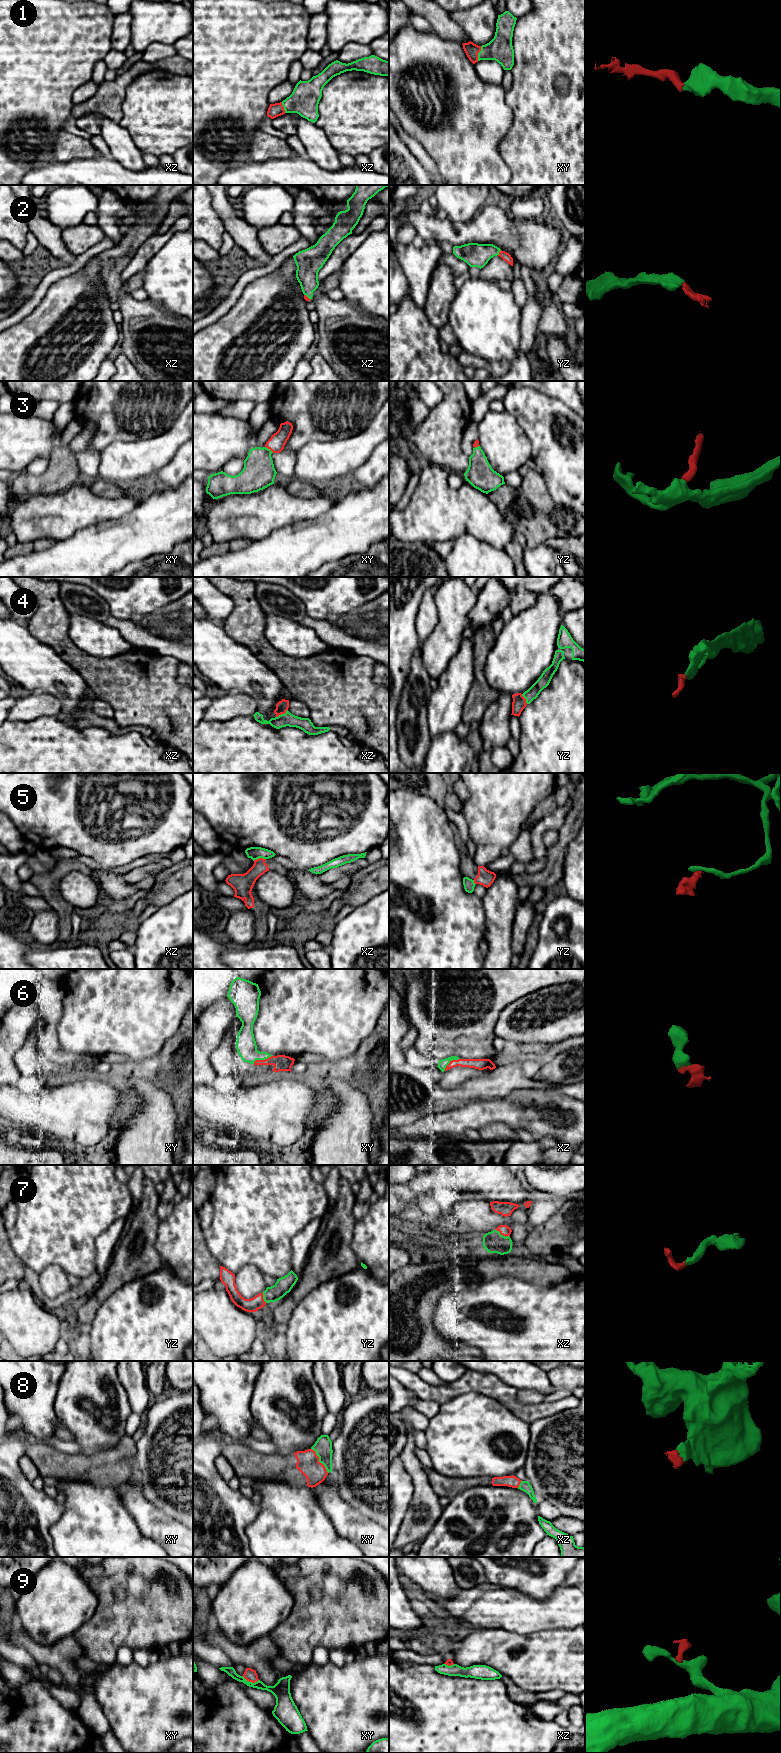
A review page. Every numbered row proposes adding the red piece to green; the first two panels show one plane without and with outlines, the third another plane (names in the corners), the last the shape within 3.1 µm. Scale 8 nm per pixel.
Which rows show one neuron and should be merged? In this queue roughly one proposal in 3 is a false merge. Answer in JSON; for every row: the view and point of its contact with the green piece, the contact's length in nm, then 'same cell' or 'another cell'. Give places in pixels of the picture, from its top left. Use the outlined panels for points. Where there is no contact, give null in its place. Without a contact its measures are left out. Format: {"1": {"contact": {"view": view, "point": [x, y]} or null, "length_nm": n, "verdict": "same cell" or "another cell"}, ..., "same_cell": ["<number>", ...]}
{"1": {"contact": {"view": "xy", "point": [478, 53]}, "length_nm": 120, "verdict": "same cell"}, "2": {"contact": {"view": "yz", "point": [498, 253]}, "length_nm": 50, "verdict": "same cell"}, "3": {"contact": {"view": "xy", "point": [269, 449]}, "length_nm": 90, "verdict": "same cell"}, "4": {"contact": {"view": "xz", "point": [282, 714]}, "length_nm": 120, "verdict": "same cell"}, "5": {"contact": {"view": "xz", "point": [259, 857]}, "length_nm": 110, "verdict": "another cell"}, "6": {"contact": {"view": "xy", "point": [262, 1059]}, "length_nm": 170, "verdict": "same cell"}, "7": {"contact": {"view": "xz", "point": [502, 1235]}, "length_nm": 140, "verdict": "same cell"}, "8": {"contact": {"view": "xy", "point": [319, 1460]}, "length_nm": 240, "verdict": "same cell"}, "9": {"contact": {"view": "xy", "point": [250, 1682]}, "length_nm": 140, "verdict": "another cell"}, "same_cell": ["1", "2", "3", "4", "6", "7", "8"]}

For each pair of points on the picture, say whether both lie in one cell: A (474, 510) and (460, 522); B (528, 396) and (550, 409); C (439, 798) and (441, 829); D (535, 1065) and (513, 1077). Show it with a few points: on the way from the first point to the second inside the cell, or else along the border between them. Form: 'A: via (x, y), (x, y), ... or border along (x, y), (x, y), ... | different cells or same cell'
A: via (471, 511), (463, 519) | same cell
B: via (533, 401), (541, 409), (545, 409) | same cell
C: border along (418, 794), (429, 796), (442, 806) | different cells
D: border along (517, 1059), (521, 1071), (533, 1080) | different cells

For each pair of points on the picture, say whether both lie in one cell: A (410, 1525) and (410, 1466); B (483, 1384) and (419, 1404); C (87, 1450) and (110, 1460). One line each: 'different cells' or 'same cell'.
A: same cell
B: different cells
C: different cells

